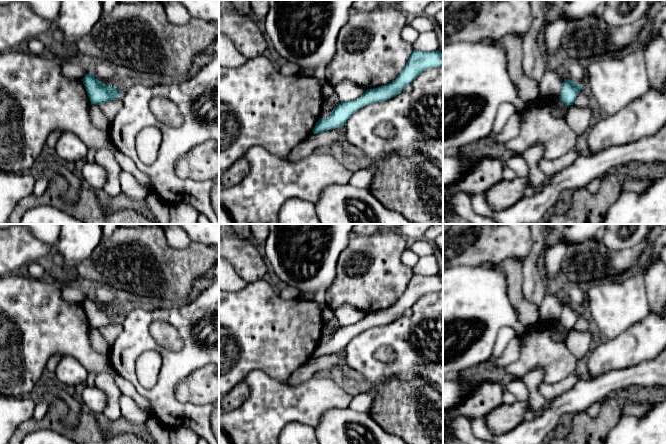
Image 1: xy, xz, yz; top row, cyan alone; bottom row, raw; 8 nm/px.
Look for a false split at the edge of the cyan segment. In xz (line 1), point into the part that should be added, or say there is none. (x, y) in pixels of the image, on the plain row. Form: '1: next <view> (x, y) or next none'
1: next none

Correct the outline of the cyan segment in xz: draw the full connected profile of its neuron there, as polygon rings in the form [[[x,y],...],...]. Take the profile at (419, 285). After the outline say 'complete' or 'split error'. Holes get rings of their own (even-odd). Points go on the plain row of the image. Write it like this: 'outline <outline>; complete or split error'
outline [[[414,274],[406,290],[394,305],[385,310],[368,313],[361,321],[352,325],[341,326],[331,335],[327,342],[320,342],[313,353],[313,357],[319,358],[346,349],[347,344],[358,333],[368,328],[386,325],[395,321],[407,309],[412,308],[415,302],[423,295],[440,290],[443,290],[443,277],[441,275],[425,276]]]; complete

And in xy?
outline [[[91,297],[86,298],[82,305],[92,328],[100,329],[120,321],[118,313],[97,304]]]; complete

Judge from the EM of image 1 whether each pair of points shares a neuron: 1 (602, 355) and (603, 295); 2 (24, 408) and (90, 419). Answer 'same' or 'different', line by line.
1: different
2: different

